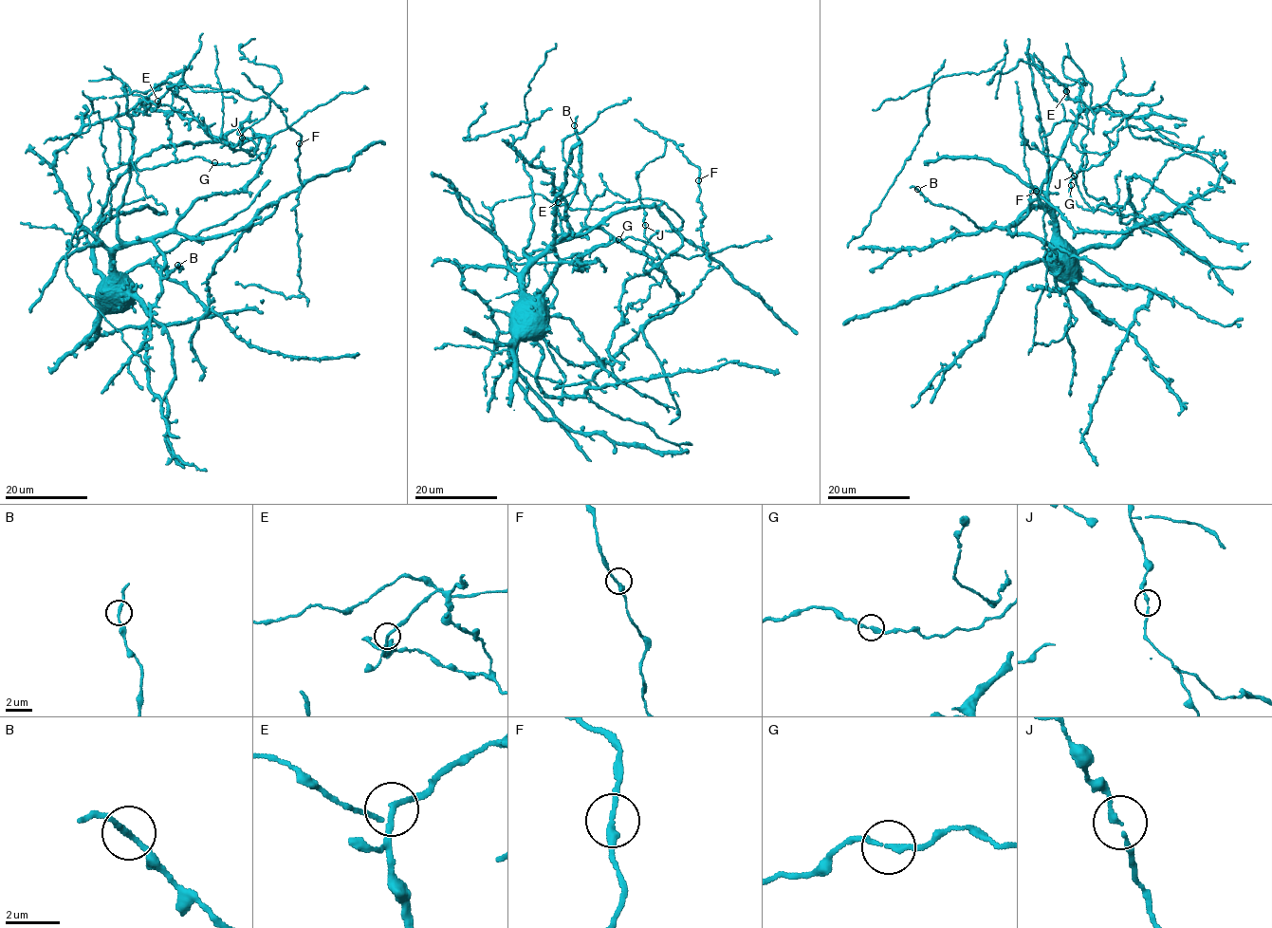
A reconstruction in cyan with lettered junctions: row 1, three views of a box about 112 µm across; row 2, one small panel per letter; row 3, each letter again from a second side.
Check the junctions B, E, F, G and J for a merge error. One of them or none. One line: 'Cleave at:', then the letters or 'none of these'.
Cleave at: none of these

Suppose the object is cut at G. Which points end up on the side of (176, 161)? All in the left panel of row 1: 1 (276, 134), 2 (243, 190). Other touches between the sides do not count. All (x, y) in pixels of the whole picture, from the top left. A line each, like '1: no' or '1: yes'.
1: no
2: yes

